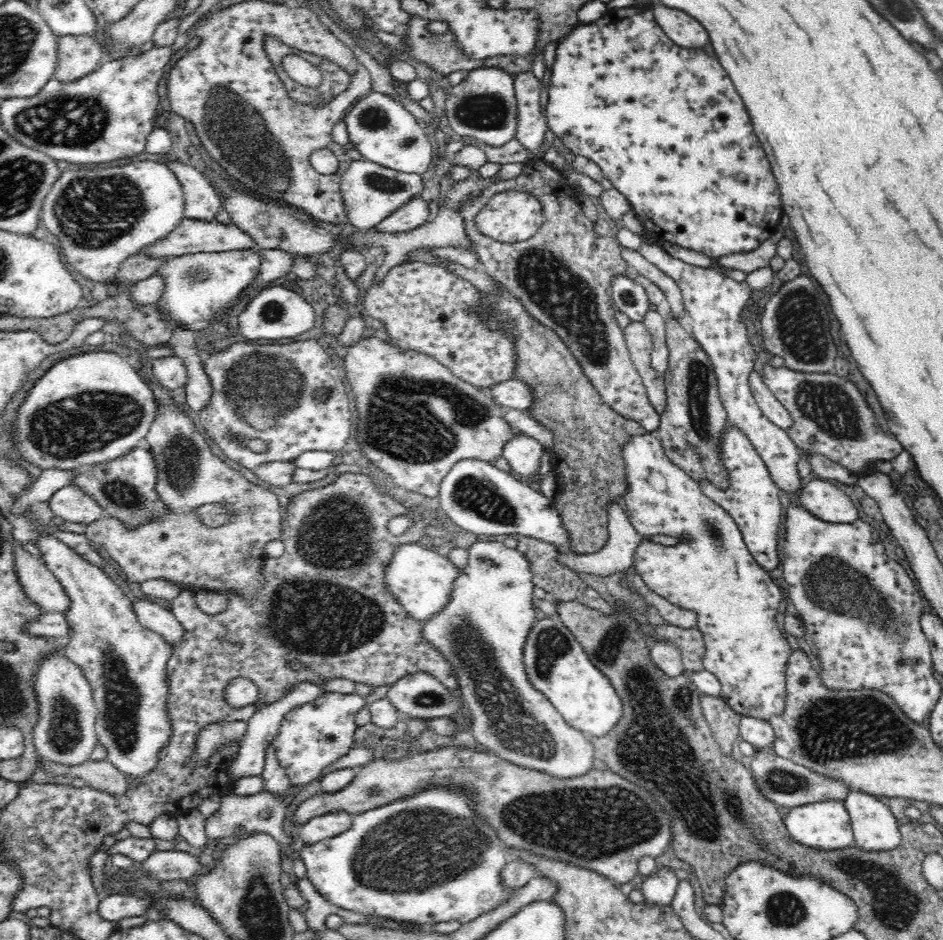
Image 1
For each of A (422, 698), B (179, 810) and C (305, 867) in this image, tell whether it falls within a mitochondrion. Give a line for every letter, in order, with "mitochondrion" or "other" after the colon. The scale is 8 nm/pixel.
A: mitochondrion
B: other
C: other

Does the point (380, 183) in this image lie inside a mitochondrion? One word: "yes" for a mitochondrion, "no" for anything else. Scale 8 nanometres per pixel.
yes

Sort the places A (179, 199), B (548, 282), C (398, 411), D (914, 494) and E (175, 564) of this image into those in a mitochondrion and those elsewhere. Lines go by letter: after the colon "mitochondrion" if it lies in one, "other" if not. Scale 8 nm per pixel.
A: other
B: mitochondrion
C: mitochondrion
D: other
E: other

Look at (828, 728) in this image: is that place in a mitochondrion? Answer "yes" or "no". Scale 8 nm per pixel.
yes

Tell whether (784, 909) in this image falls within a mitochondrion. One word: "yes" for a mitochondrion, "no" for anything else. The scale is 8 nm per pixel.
yes

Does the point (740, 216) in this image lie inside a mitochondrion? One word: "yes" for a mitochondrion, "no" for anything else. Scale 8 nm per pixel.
no

